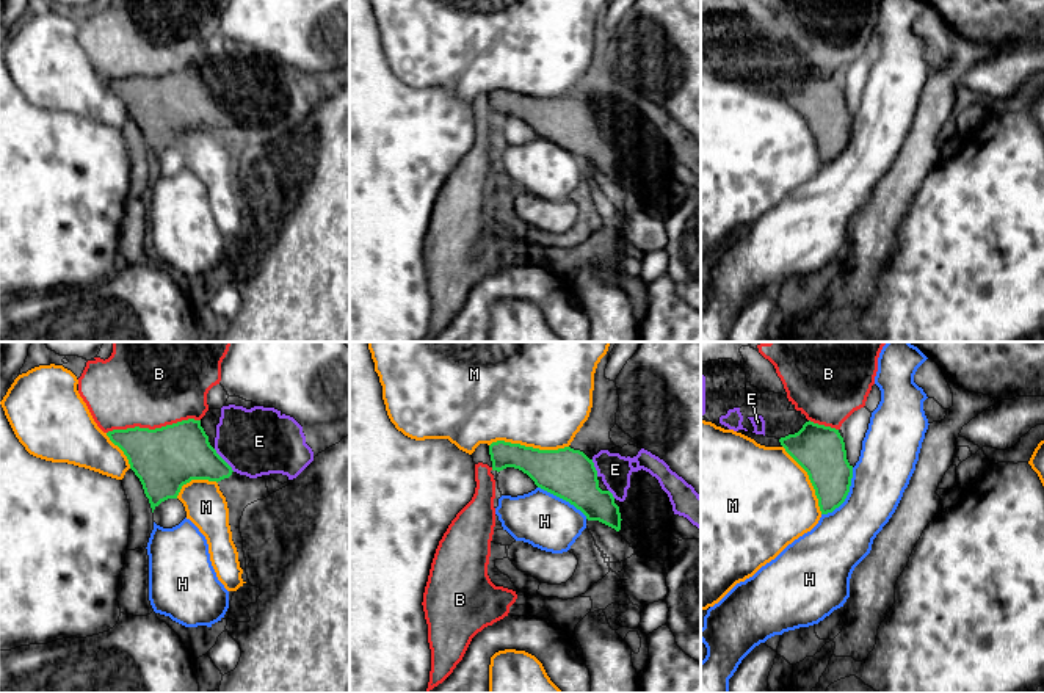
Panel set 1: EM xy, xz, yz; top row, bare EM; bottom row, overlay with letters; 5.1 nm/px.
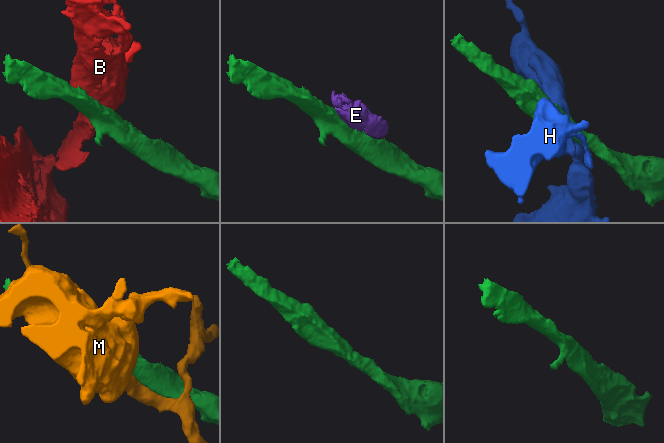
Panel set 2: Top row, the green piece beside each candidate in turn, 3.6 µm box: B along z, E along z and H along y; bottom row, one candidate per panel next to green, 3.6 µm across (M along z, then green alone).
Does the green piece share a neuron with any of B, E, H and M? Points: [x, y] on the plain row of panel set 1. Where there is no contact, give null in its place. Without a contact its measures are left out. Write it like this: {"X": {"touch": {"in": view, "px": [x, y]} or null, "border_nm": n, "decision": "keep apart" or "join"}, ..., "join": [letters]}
{"B": {"touch": {"in": "xy", "px": [152, 79]}, "border_nm": 480, "decision": "keep apart"}, "E": {"touch": {"in": "xy", "px": [223, 108]}, "border_nm": 160, "decision": "join"}, "H": {"touch": {"in": "yz", "px": [847, 143]}, "border_nm": 300, "decision": "keep apart"}, "M": {"touch": {"in": "xz", "px": [529, 96]}, "border_nm": 400, "decision": "keep apart"}, "join": ["E"]}

